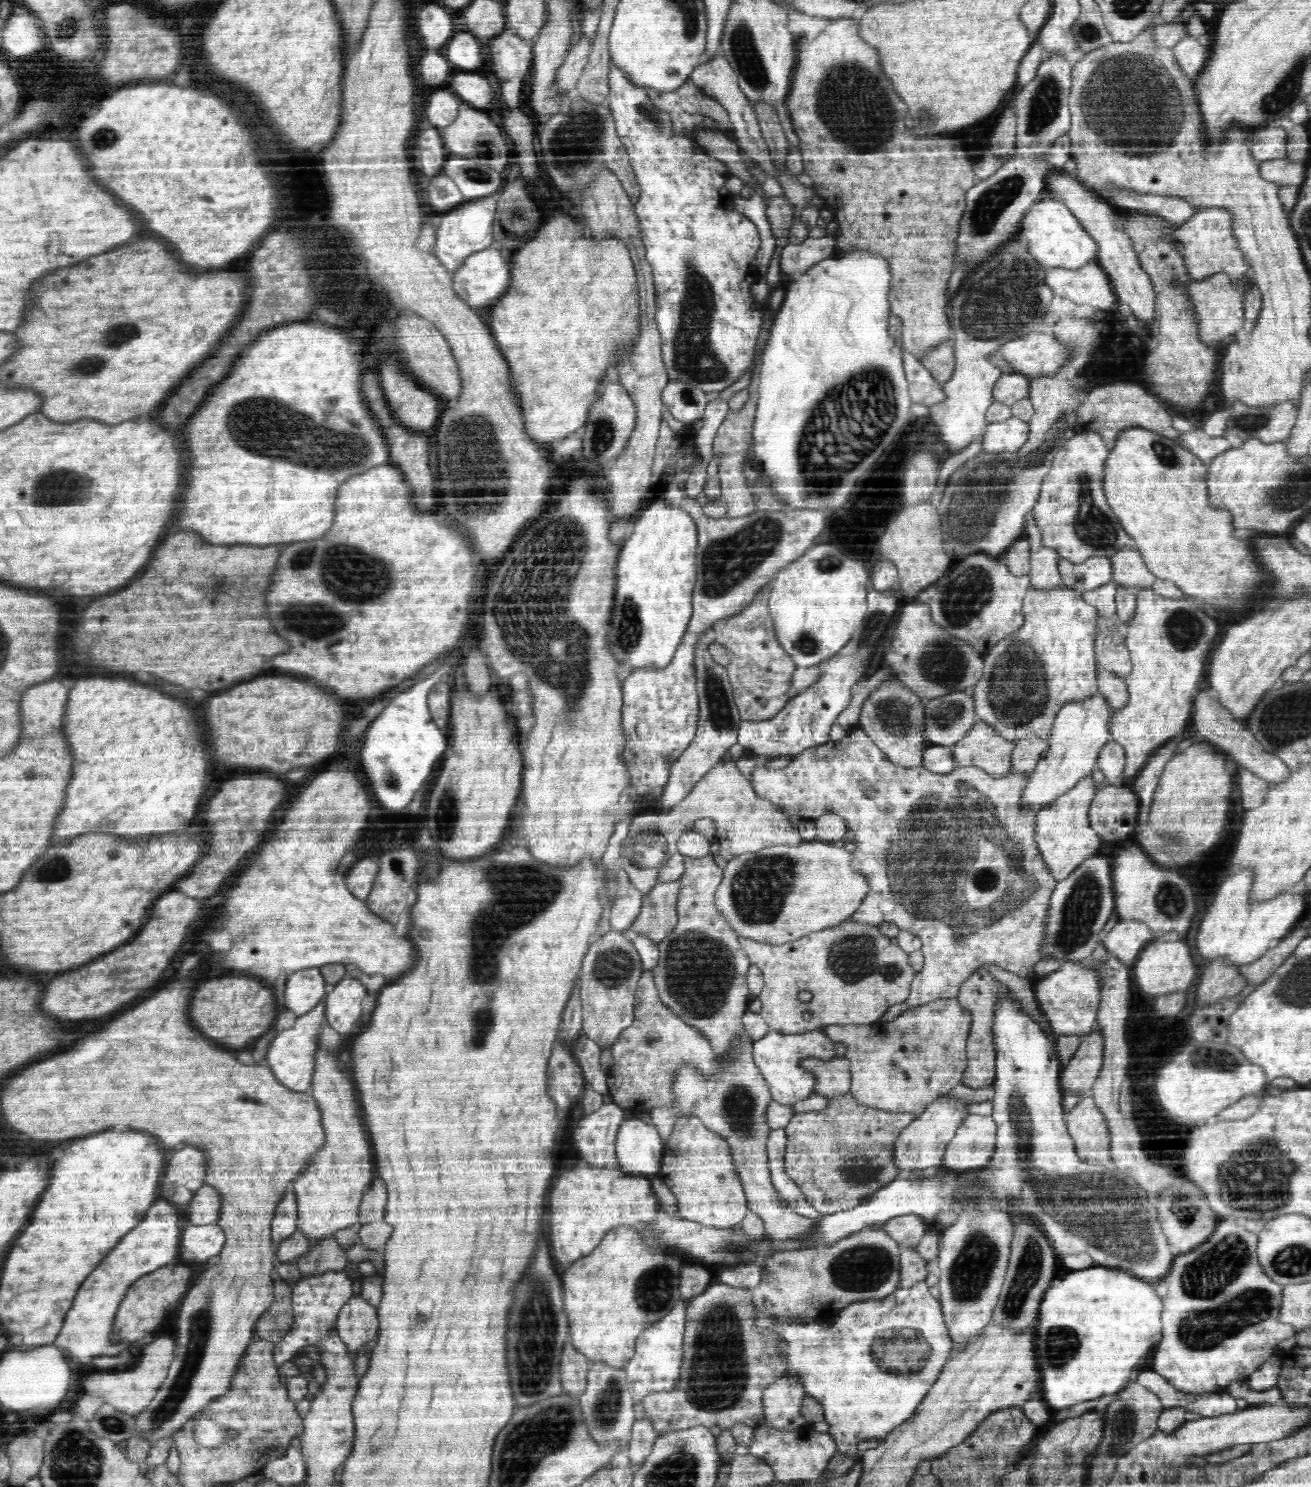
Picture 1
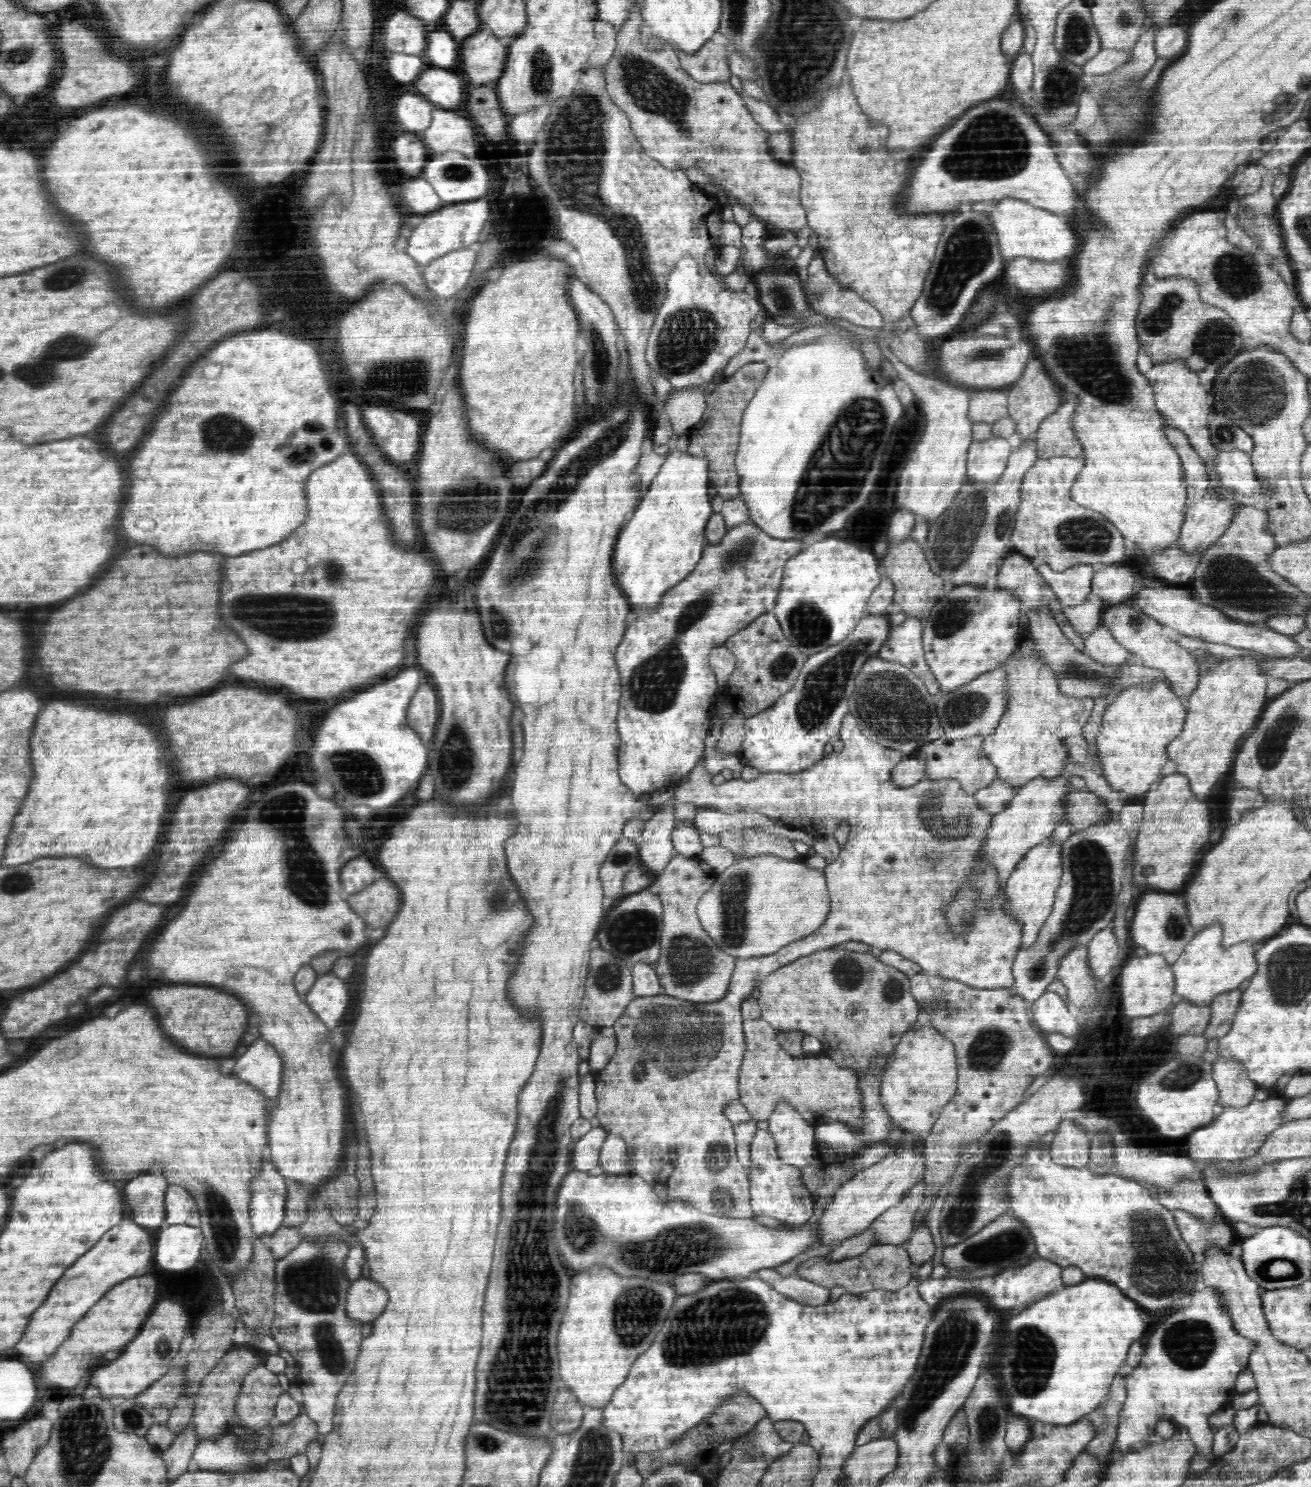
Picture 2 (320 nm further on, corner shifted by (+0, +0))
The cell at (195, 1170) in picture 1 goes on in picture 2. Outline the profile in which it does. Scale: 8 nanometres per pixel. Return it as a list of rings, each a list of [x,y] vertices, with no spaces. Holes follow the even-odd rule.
[[[161,1172],[144,1174],[130,1180],[124,1186],[124,1200],[127,1205],[127,1218],[144,1228],[158,1230],[165,1225],[165,1192],[169,1182]]]

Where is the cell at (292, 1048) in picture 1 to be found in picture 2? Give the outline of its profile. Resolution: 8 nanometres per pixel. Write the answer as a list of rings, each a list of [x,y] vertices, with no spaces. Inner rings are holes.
[[[259,1038],[252,1042],[248,1050],[236,1059],[231,1071],[268,1098],[278,1098],[283,1082],[283,1059],[266,1040]]]

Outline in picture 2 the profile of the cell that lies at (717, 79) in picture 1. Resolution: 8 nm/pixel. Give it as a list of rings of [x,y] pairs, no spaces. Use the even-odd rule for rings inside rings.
[[[709,41],[692,55],[681,51],[678,47],[674,49],[680,64],[698,82],[724,83],[728,82],[730,75],[732,75],[728,66],[725,46]]]

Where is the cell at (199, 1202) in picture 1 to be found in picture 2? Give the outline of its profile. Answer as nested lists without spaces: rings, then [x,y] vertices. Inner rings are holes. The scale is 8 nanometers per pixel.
[[[168,1185],[165,1192],[165,1225],[198,1227],[201,1220],[194,1197],[178,1185]]]

